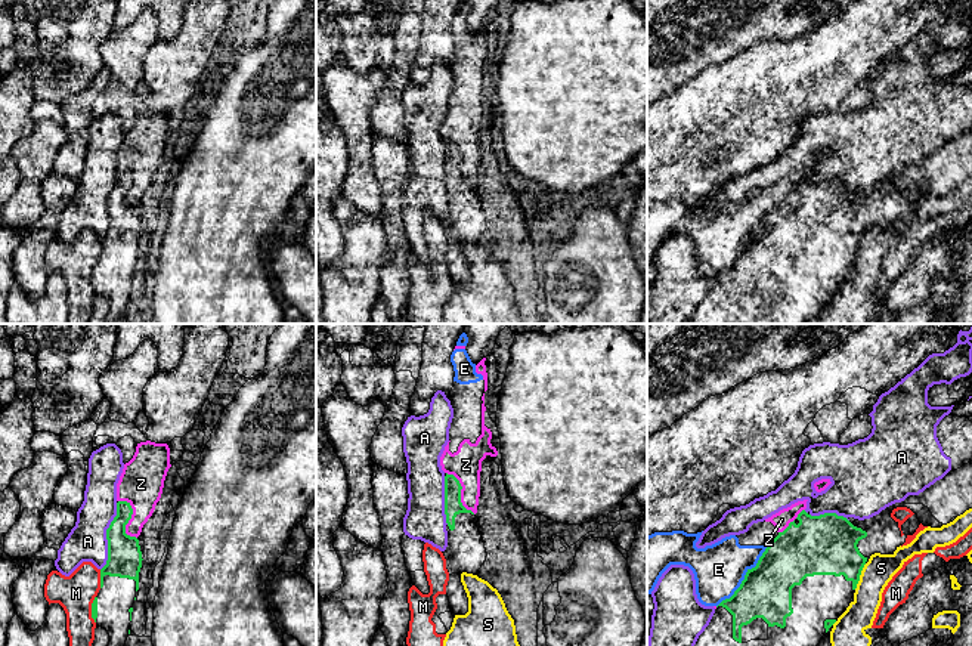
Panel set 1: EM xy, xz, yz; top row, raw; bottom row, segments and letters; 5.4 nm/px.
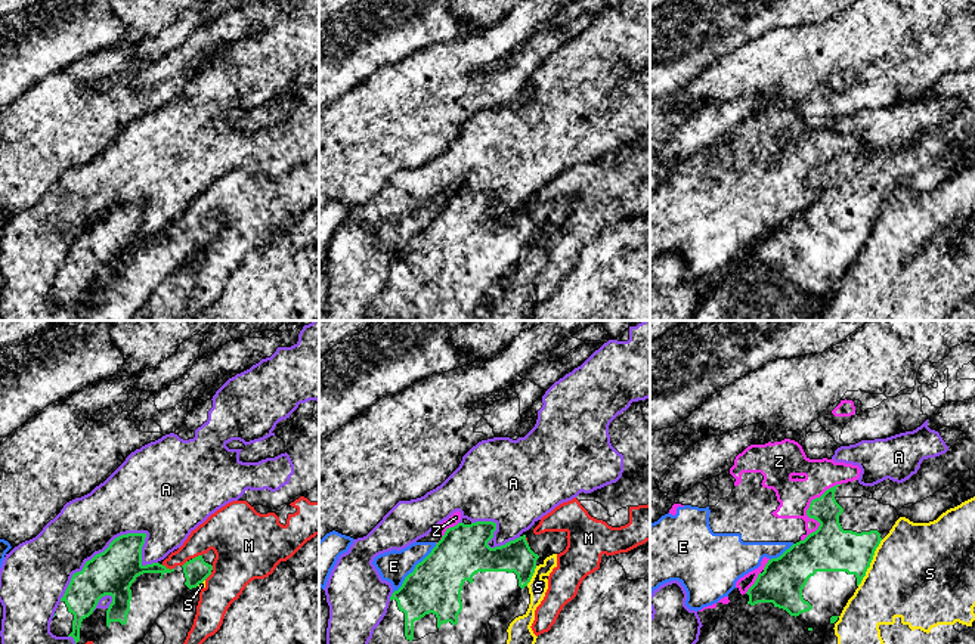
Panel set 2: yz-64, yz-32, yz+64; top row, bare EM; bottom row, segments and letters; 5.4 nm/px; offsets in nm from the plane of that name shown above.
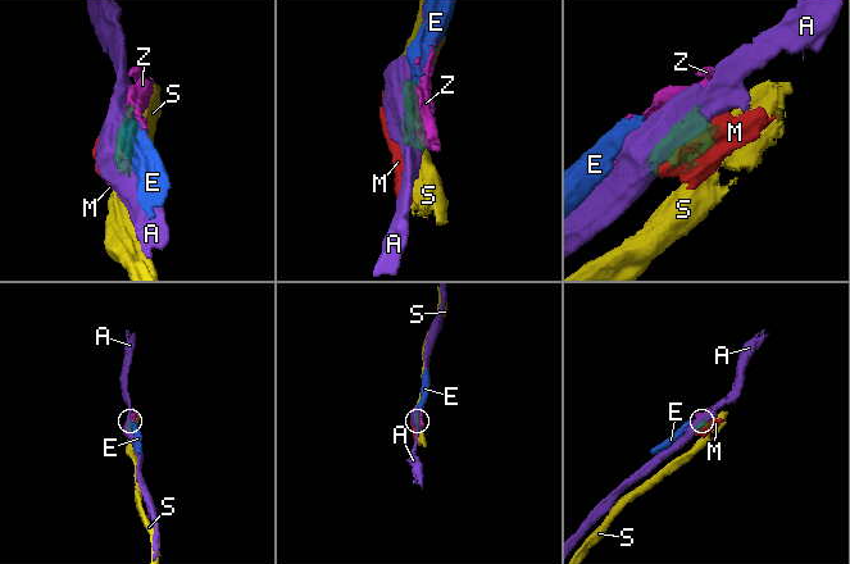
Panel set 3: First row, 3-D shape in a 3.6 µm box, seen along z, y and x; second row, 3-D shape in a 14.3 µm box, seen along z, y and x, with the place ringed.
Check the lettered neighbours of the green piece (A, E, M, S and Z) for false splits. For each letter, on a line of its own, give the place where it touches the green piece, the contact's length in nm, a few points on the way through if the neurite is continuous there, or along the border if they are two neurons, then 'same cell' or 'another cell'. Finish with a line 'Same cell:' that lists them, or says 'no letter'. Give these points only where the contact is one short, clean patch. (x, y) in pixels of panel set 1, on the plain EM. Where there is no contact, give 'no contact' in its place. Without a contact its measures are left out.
A: meets green in xy at (107, 206); contact 380 nm long; another cell
E: meets green in yz at (745, 247); contact 420 nm long; border along yz (767, 216), (758, 231), (746, 241), (740, 254), (717, 275); another cell
M: meets green in xy at (101, 247); contact 100 nm long; another cell
S: meets green in yz at (858, 246); contact 160 nm long; another cell
Z: meets green in xy at (130, 186); contact 240 nm long; another cell
Same cell: no letter

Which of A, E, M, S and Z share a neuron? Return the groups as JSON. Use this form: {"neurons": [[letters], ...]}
{"neurons": [["A"], ["E", "Z"], ["M"], ["S"]]}

